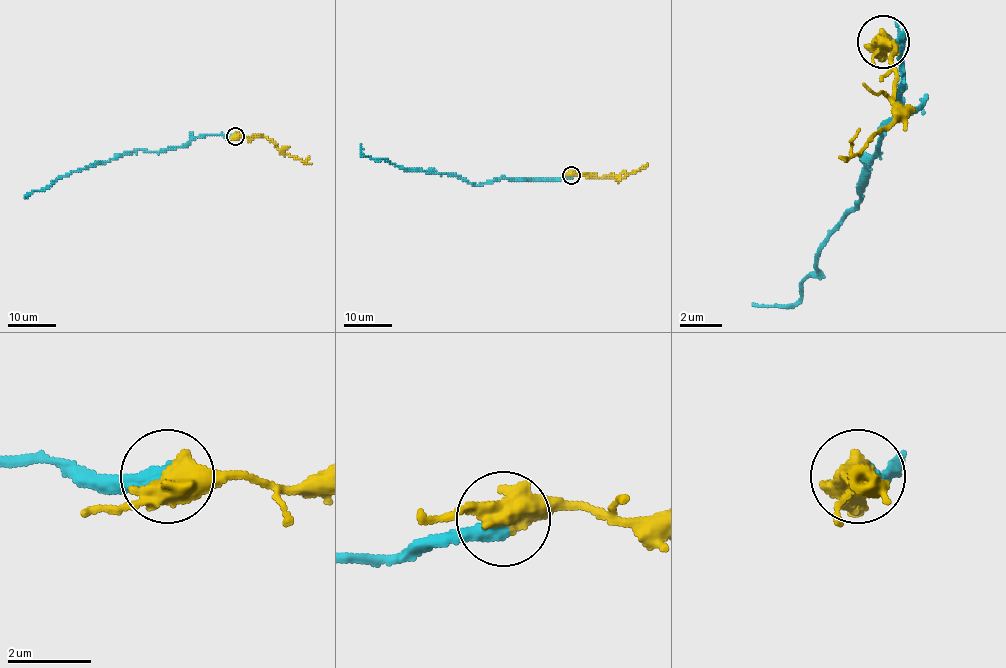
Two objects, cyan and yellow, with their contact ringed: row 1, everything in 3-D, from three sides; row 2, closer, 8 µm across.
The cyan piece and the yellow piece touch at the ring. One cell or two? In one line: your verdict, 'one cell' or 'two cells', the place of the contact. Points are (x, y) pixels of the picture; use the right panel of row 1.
two cells; at (883, 41)

